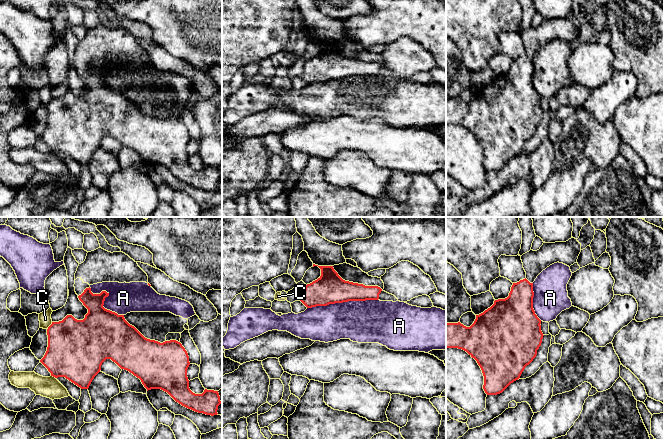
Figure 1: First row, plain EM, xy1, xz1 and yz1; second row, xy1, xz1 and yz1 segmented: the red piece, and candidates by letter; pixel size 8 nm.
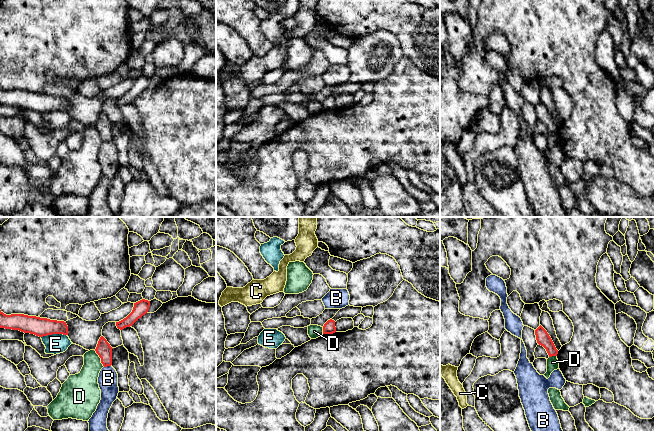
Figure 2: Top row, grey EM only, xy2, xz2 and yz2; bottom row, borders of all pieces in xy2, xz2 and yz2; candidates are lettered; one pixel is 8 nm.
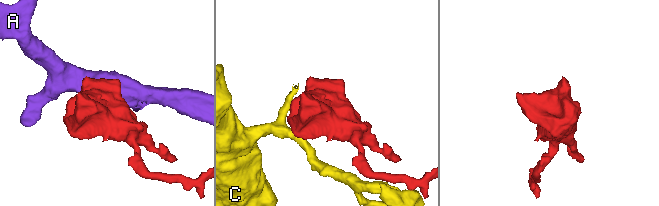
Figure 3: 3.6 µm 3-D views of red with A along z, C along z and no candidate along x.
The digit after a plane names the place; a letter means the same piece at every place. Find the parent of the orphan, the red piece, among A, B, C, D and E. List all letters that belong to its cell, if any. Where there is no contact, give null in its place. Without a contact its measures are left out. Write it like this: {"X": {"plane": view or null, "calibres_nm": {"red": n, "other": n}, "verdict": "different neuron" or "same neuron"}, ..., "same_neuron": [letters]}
{"A": {"plane": "xz1", "calibres_nm": {"red": 240, "other": 340}, "verdict": "different neuron"}, "B": {"plane": "xy2", "calibres_nm": {"red": 120, "other": 160}, "verdict": "different neuron"}, "C": {"plane": "xy1", "calibres_nm": {"red": 420, "other": 100}, "verdict": "different neuron"}, "D": {"plane": "xy2", "calibres_nm": {"red": 120, "other": 200}, "verdict": "different neuron"}, "E": {"plane": "xy2", "calibres_nm": {"red": 150, "other": 160}, "verdict": "different neuron"}, "same_neuron": []}

